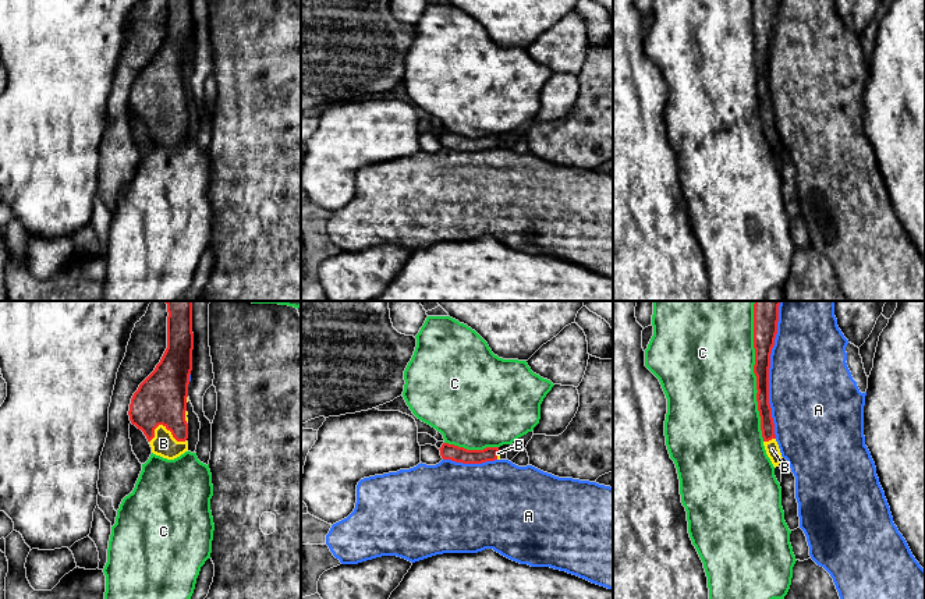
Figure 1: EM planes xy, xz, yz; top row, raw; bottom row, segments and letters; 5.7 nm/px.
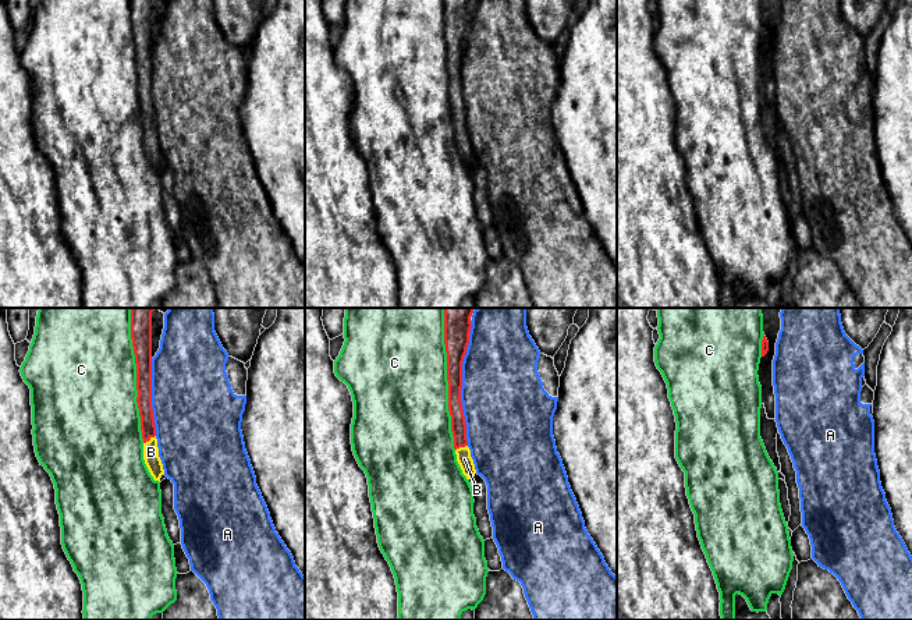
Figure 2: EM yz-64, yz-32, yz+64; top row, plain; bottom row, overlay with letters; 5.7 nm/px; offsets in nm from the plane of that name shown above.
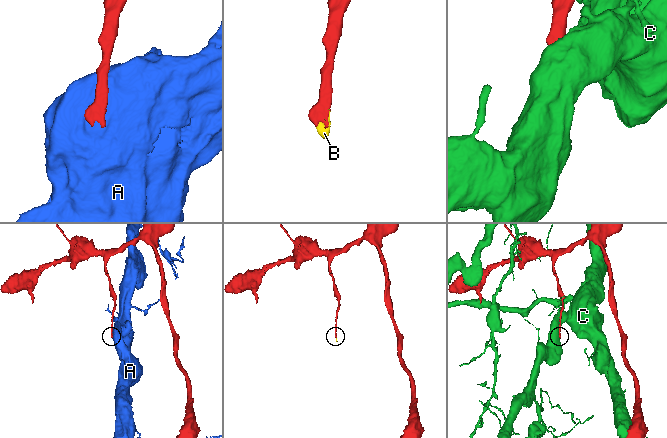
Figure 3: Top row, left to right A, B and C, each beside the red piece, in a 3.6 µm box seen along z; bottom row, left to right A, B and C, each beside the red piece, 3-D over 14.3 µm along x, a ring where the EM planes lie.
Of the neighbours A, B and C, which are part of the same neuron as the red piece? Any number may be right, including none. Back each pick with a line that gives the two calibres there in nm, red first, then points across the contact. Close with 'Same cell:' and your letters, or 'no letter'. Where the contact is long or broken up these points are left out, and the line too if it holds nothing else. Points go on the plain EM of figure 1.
B: 300 nm thick on the red side, 140 nm on the other; runs through xy (160, 87), (160, 102), (166, 116), (166, 128), (163, 131)
Same cell: B

